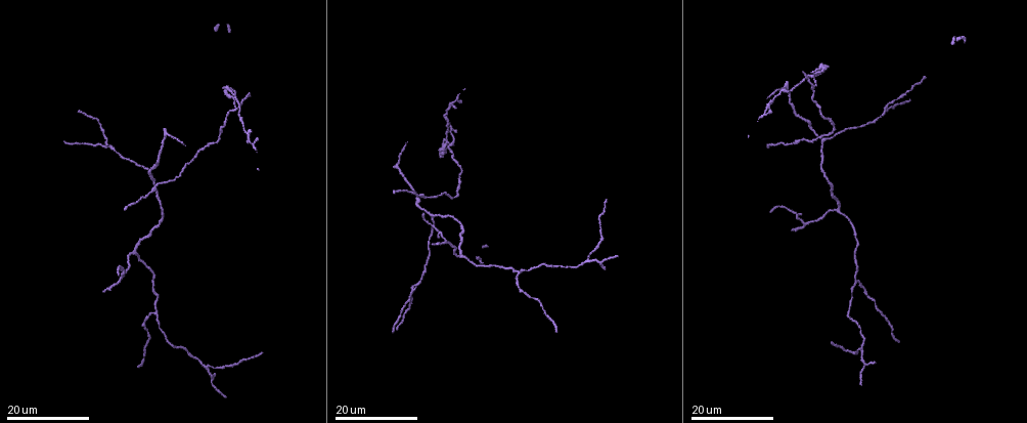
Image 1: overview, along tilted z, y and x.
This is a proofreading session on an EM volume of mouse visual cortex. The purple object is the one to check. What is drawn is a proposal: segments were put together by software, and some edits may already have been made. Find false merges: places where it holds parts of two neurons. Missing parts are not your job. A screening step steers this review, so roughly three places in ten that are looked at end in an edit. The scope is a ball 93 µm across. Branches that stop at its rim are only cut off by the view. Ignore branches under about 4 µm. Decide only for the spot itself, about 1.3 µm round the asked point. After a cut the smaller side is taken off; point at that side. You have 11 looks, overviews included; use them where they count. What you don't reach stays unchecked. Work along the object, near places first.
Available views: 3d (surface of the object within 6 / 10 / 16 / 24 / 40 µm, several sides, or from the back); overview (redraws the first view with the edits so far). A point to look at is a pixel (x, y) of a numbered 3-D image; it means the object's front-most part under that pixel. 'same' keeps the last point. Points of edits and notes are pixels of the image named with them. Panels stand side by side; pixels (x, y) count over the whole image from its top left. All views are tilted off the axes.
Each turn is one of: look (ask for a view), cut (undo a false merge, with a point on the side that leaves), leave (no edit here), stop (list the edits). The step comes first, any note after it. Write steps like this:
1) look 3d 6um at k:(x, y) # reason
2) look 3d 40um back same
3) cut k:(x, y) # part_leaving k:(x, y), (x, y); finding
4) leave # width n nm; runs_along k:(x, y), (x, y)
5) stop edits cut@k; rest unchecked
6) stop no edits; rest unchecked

look 3d 24um at 1:(121, 279) # arms part here

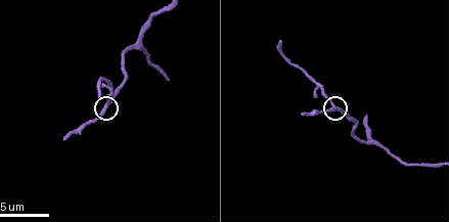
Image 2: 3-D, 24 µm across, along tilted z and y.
look 3d 6um at 2:(335, 105) # zoom in

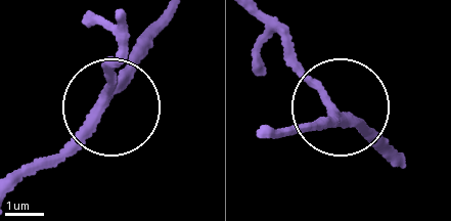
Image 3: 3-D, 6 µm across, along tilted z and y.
look 3d 6um back at 3:(332, 111)

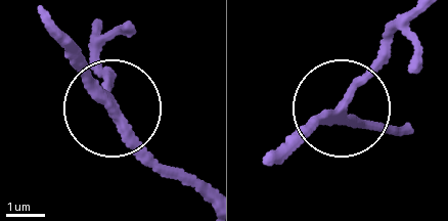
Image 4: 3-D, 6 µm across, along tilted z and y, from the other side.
leave # width 250 nm; runs_along 4:(283, 153), (345, 114), (378, 128); continuous, no second neuron

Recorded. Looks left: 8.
look 3d 16um at 1:(796, 144) # sudden change in width

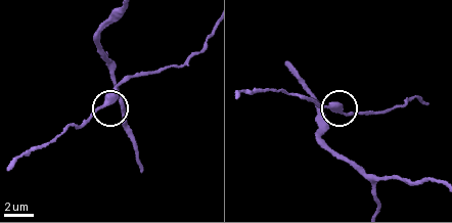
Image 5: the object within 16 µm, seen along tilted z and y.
look 3d 6um at 5:(330, 107) # zoom in

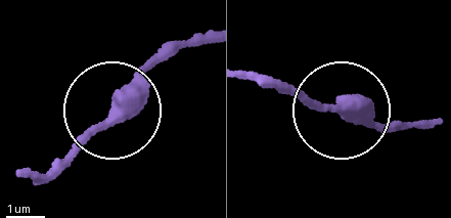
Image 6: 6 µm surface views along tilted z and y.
leave # width 330 nm; one neuron here

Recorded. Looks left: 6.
look 3d 16um at 1:(885, 106) # thin arm on a thick one

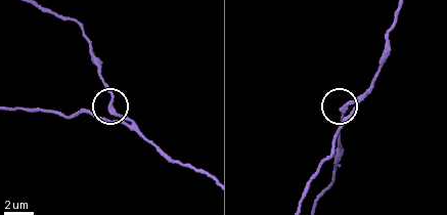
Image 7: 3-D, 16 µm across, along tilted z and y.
look 3d 6um at 7:(111, 112) # zoom in

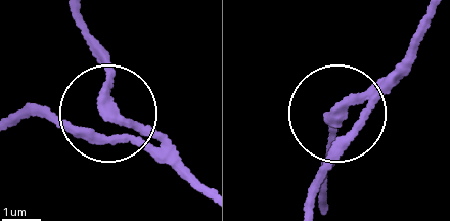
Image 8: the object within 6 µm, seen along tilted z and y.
leave # runs_along 8:(428, 24), (405, 68), (339, 112), (314, 204); all the same neuron

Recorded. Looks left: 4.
look 3d 10um at 2:(375, 143) # a fork

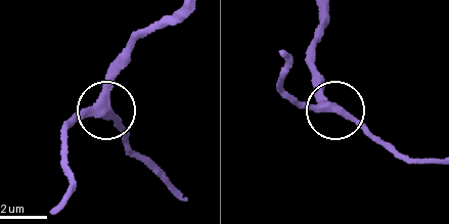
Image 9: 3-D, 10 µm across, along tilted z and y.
leave # width 330 nm; runs_along 9:(175, 15), (133, 46), (108, 88), (105, 108), (62, 123); continuous, no second neuron

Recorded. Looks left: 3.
look 3d 16um at 1:(157, 314) # arms part here

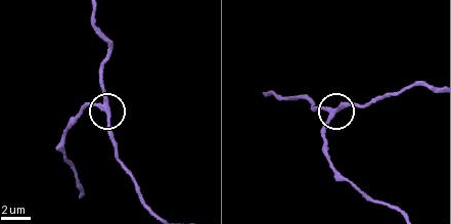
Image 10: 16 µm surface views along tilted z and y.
look 3d 10um at 10:(104, 109)

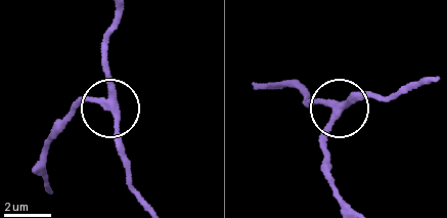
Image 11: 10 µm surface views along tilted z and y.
leave # width 260 nm; runs_along 11:(117, 10), (108, 57), (109, 106), (88, 100), (54, 122); one neuron here

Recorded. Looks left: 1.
stop no edits; rest unchecked

